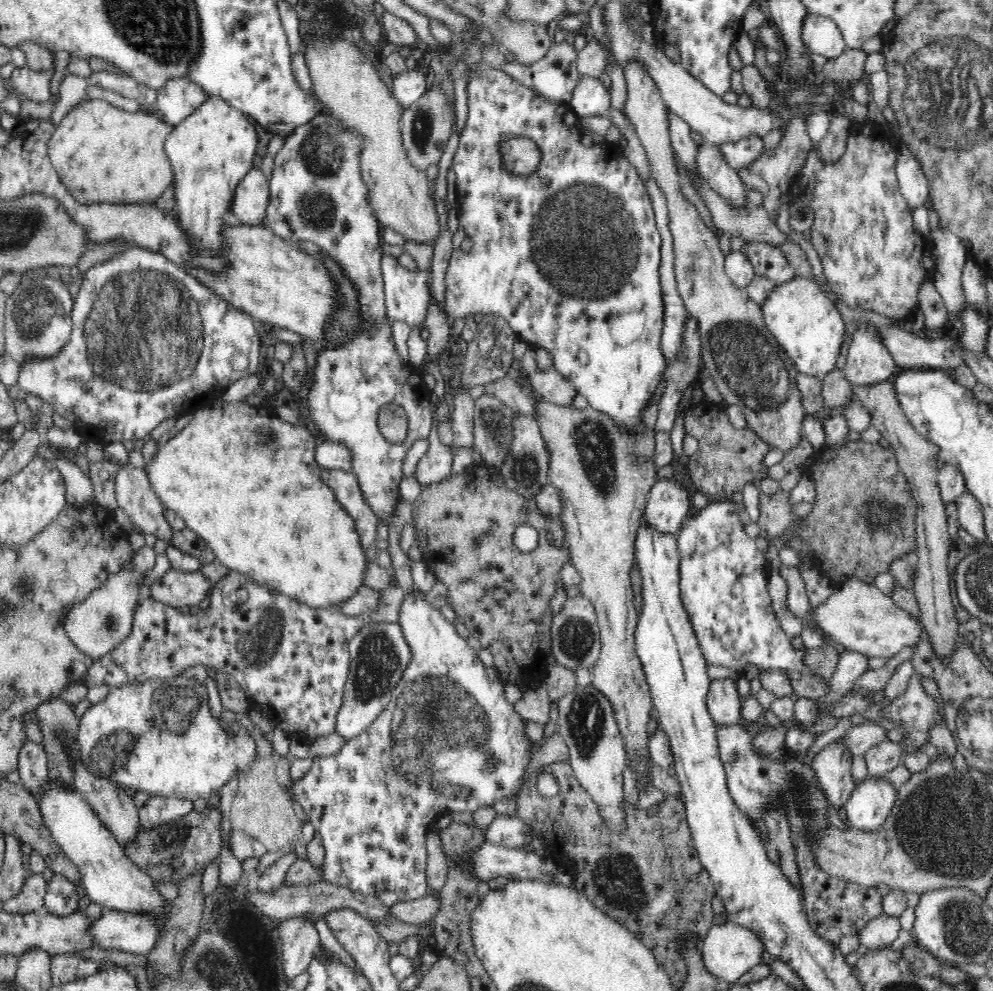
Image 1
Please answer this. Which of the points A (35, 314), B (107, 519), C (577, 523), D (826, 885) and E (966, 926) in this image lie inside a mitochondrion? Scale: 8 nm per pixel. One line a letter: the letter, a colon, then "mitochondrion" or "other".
A: mitochondrion
B: other
C: other
D: other
E: mitochondrion

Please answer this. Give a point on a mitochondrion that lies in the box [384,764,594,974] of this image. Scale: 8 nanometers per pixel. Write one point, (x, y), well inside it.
(524, 911)

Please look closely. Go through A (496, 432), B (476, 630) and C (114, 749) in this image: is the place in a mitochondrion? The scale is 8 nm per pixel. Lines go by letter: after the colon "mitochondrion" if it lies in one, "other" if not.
A: mitochondrion
B: other
C: mitochondrion

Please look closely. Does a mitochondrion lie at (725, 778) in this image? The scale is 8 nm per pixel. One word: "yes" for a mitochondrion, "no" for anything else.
no

